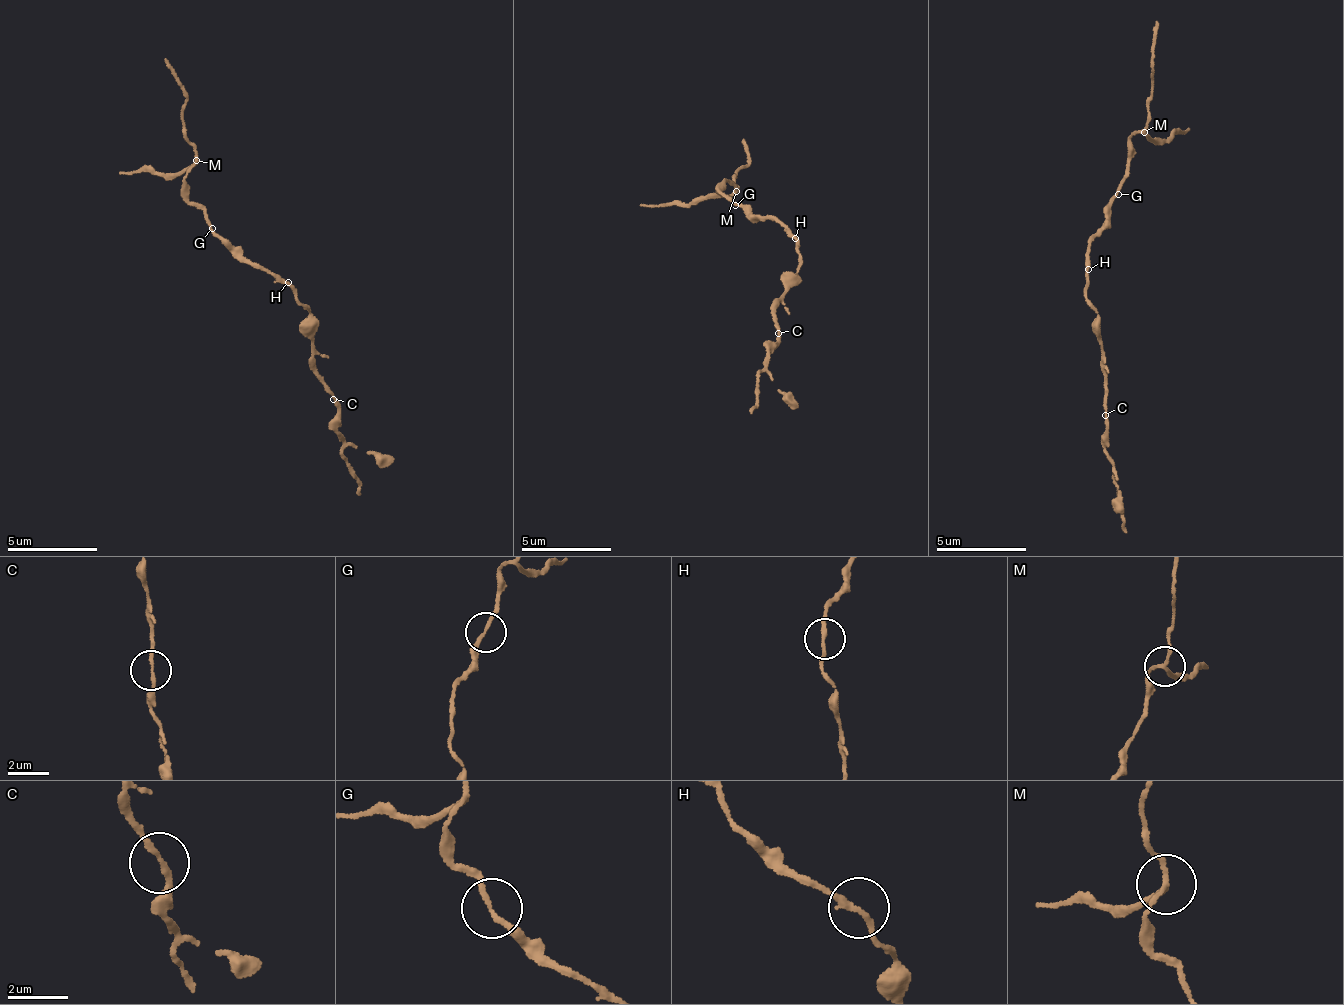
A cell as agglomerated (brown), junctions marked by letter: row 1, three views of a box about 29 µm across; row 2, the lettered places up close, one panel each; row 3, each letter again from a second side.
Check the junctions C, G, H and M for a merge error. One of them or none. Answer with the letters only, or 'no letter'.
M

